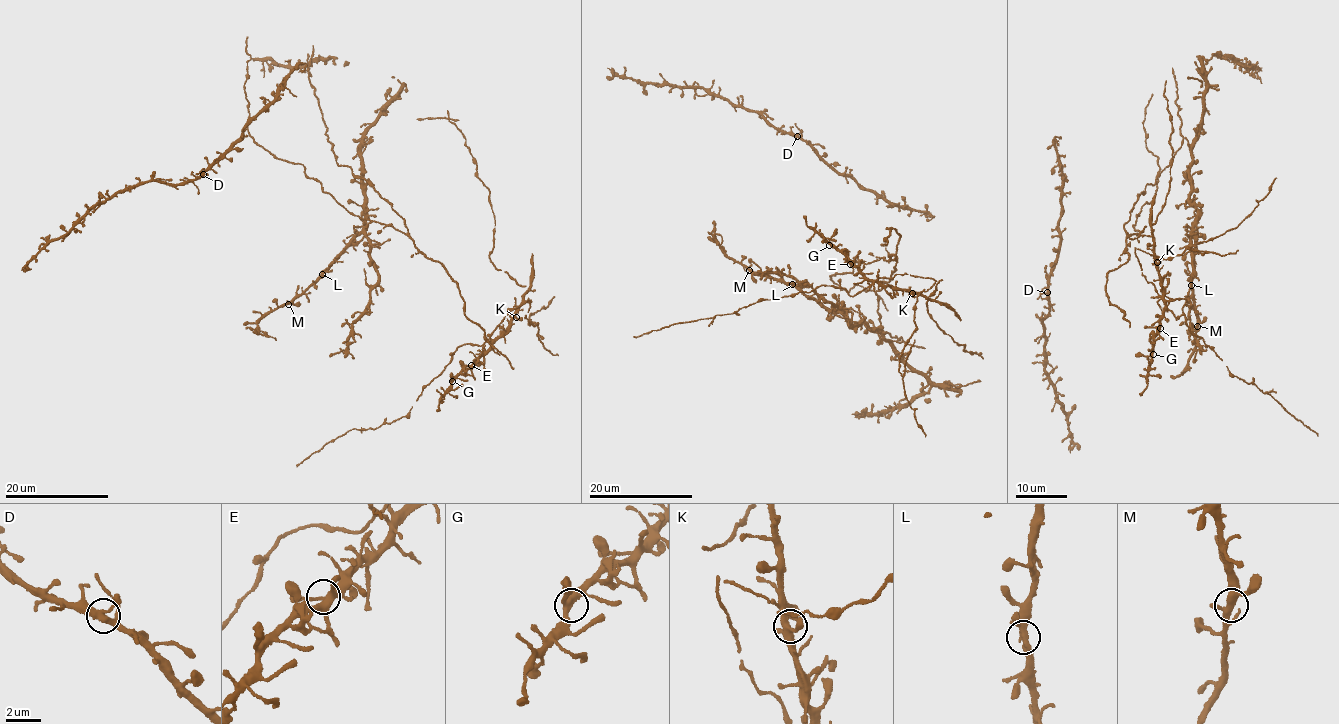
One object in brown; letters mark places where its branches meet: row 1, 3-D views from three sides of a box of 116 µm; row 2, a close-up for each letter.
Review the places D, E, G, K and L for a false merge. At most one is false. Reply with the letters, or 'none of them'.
none of them

